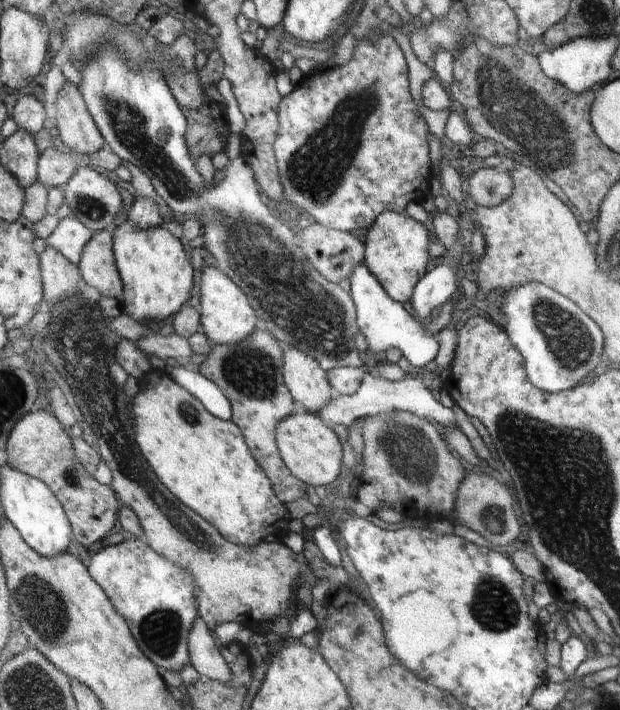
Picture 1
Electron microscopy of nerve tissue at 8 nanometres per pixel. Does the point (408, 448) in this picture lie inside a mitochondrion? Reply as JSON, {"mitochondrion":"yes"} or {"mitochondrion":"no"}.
{"mitochondrion":"yes"}

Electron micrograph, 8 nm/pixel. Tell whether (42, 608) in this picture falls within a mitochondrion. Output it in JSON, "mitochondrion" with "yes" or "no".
{"mitochondrion":"yes"}

